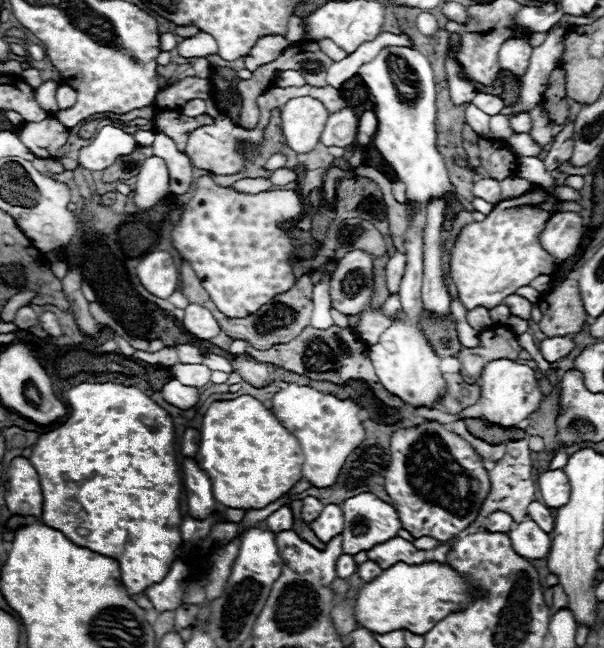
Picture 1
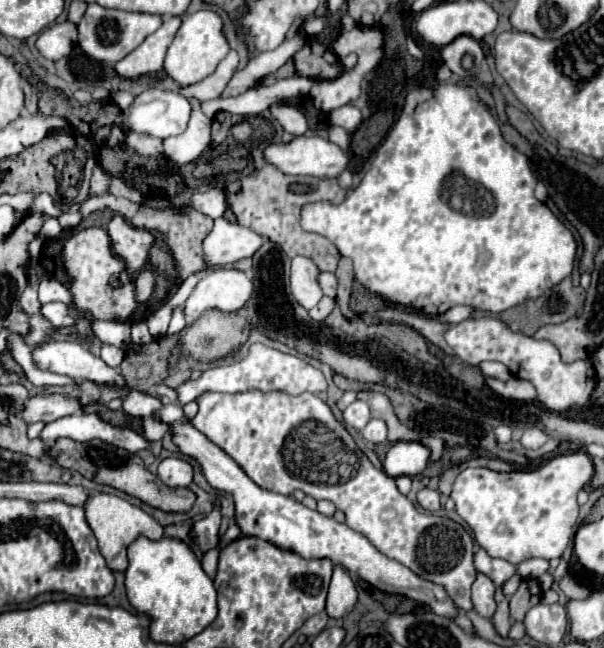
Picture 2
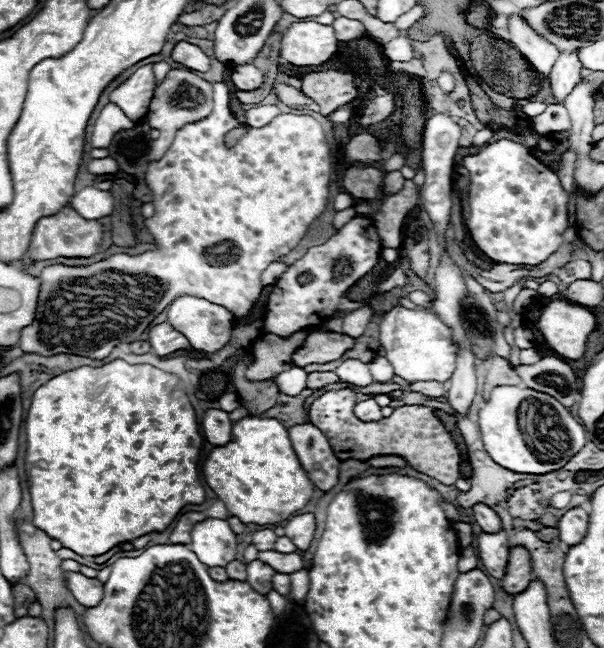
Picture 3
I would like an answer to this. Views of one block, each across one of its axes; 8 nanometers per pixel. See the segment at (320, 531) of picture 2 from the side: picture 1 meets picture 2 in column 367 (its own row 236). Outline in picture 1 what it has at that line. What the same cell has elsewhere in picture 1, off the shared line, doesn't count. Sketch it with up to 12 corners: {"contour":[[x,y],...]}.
{"contour":[[558,212],[540,232],[540,244],[554,258],[576,254],[582,218]]}

